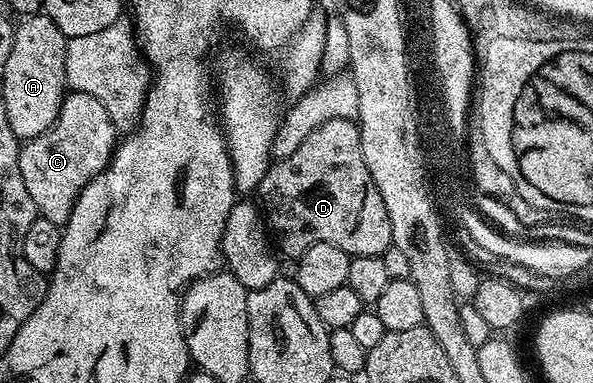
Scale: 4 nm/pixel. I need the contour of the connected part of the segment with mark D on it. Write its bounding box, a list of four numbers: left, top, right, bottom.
[259,119,393,257]

